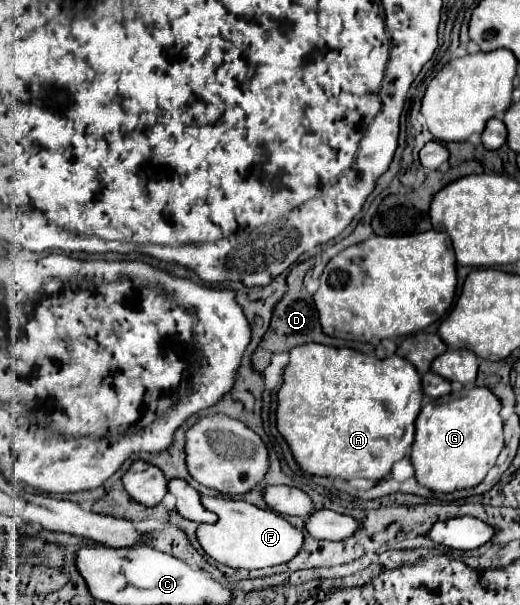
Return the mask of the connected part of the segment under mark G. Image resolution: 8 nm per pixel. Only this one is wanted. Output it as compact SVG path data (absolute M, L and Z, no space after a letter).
M473 387L457 399L437 399L427 403L417 417L415 443L411 449L411 463L415 467L417 481L437 493L453 493L457 489L469 489L479 485L489 469L495 465L503 449L503 421L499 417L499 411L501 401L485 387Z

